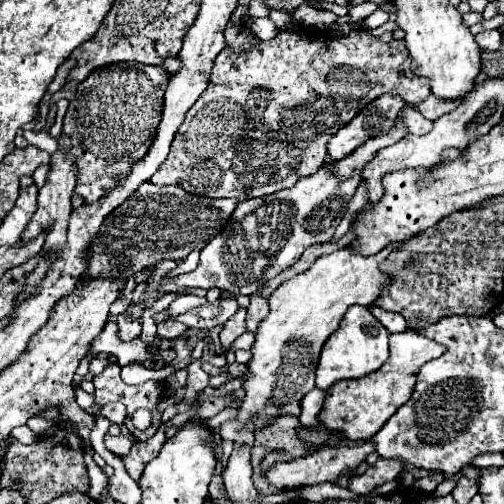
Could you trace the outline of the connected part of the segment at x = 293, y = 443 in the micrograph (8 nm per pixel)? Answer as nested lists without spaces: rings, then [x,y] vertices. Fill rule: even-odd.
[[[280,416],[270,426],[256,432],[256,442],[252,446],[252,466],[254,466],[254,484],[258,494],[278,494],[282,490],[272,488],[264,472],[282,460],[296,460],[306,454],[312,454],[316,448],[306,450],[302,440],[296,436],[296,426],[300,420],[296,416]]]

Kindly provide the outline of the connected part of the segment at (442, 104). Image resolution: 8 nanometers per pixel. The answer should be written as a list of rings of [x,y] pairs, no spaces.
[[[430,94],[426,100],[422,100],[420,104],[416,104],[414,108],[416,108],[424,118],[436,120],[436,118],[440,118],[442,114],[452,112],[458,104],[460,104],[460,100],[456,100],[456,102],[450,102],[450,100],[438,100],[436,96]]]

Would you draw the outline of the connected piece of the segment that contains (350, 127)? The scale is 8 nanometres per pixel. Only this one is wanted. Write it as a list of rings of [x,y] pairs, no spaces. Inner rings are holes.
[[[384,94],[370,102],[350,124],[346,124],[334,134],[334,138],[330,138],[330,142],[326,144],[330,160],[342,160],[374,134],[388,130],[394,124],[402,106],[402,98],[390,94]]]

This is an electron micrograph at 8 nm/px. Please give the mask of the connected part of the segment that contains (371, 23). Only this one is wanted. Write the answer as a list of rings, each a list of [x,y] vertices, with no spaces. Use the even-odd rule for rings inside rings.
[[[376,10],[376,12],[372,12],[372,14],[364,20],[364,28],[378,28],[378,26],[386,24],[388,18],[390,18],[388,12],[384,12],[384,10]]]

